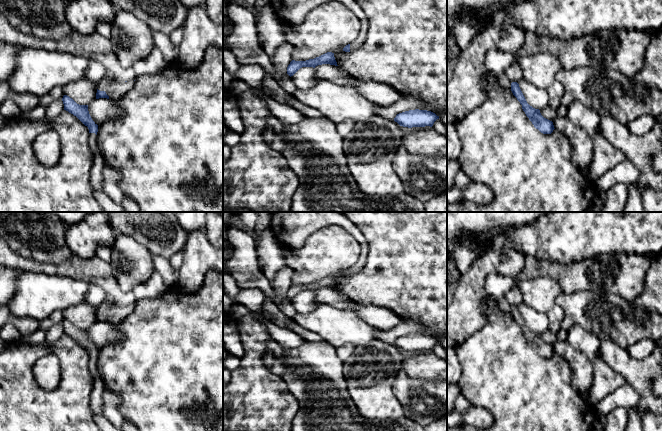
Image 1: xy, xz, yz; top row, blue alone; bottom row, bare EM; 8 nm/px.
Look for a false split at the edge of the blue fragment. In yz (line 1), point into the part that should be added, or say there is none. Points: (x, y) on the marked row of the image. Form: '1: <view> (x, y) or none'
1: none

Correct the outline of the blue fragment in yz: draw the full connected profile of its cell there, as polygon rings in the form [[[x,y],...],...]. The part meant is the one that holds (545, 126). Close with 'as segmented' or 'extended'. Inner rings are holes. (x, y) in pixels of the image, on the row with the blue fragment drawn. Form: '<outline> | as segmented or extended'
[[[517,82],[511,83],[511,91],[513,95],[517,98],[517,100],[520,102],[520,104],[522,105],[523,111],[525,112],[529,120],[532,122],[534,127],[543,134],[551,134],[555,129],[553,122],[544,118],[541,115],[539,109],[535,109],[527,103]]] | as segmented

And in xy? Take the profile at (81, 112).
[[[67,95],[63,96],[62,101],[64,110],[76,116],[89,129],[89,146],[93,153],[90,182],[94,190],[101,190],[104,181],[103,168],[106,162],[97,143],[98,125],[92,120],[88,105],[79,105]]] | extended

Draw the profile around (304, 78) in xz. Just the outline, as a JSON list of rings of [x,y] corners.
[[[302,67],[290,78],[298,90],[311,89],[319,82],[313,67]]]

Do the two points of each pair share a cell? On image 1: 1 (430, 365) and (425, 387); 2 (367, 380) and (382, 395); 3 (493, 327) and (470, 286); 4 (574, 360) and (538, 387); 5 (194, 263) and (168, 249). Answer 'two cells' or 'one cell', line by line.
1: two cells
2: one cell
3: two cells
4: two cells
5: two cells

